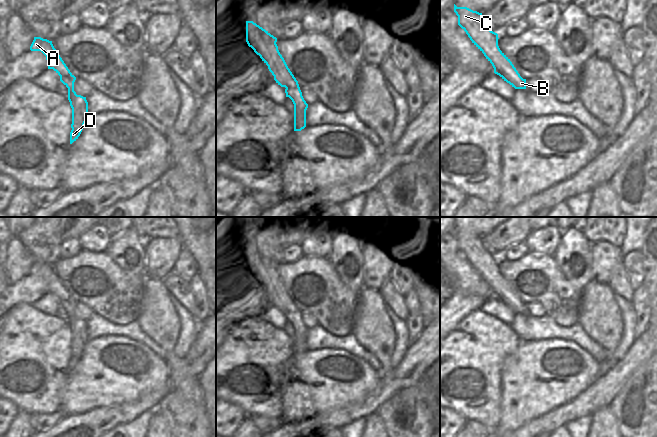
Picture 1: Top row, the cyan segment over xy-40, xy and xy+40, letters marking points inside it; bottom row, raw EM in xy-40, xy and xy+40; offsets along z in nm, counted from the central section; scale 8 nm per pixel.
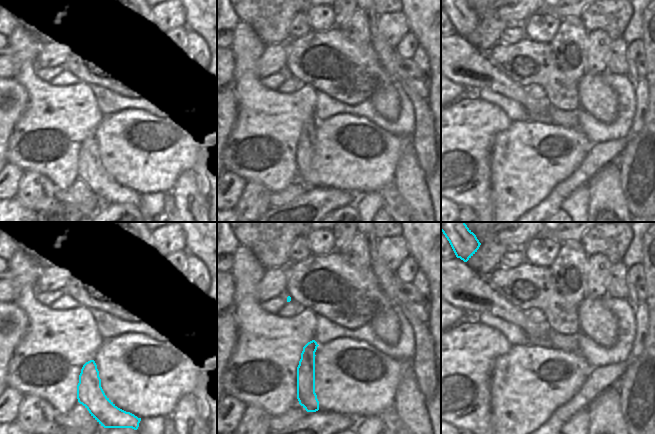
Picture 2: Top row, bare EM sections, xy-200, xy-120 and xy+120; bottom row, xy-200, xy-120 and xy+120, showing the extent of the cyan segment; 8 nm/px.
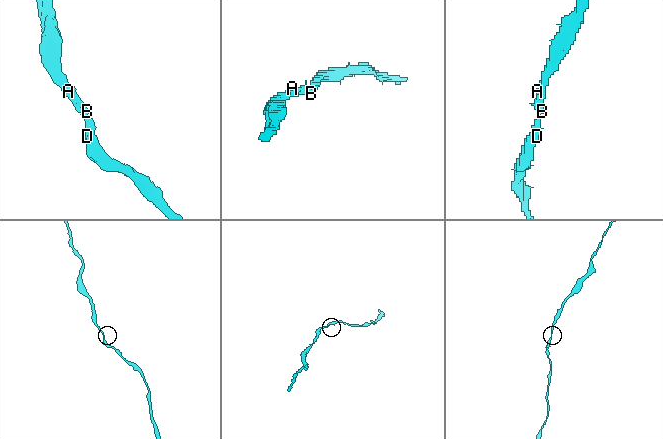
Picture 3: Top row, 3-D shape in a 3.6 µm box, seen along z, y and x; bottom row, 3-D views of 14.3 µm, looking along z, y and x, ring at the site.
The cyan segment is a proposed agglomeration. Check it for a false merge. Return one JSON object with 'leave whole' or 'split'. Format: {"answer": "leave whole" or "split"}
{"answer": "leave whole"}

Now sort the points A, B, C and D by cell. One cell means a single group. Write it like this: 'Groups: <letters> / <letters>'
Groups: A B C D

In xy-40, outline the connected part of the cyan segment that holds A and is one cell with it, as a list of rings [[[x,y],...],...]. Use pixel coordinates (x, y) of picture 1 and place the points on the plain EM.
[[[34,261],[30,274],[41,275],[46,280],[48,293],[53,293],[60,300],[60,305],[68,312],[68,324],[72,332],[72,354],[70,356],[70,368],[72,368],[80,360],[88,342],[88,326],[86,321],[77,319],[74,315],[76,301],[70,296],[54,272],[52,265],[41,261]]]

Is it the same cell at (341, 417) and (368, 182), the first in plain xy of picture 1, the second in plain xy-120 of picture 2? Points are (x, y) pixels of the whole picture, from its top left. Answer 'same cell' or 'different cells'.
different cells

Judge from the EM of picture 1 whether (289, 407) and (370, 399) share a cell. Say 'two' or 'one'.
two

